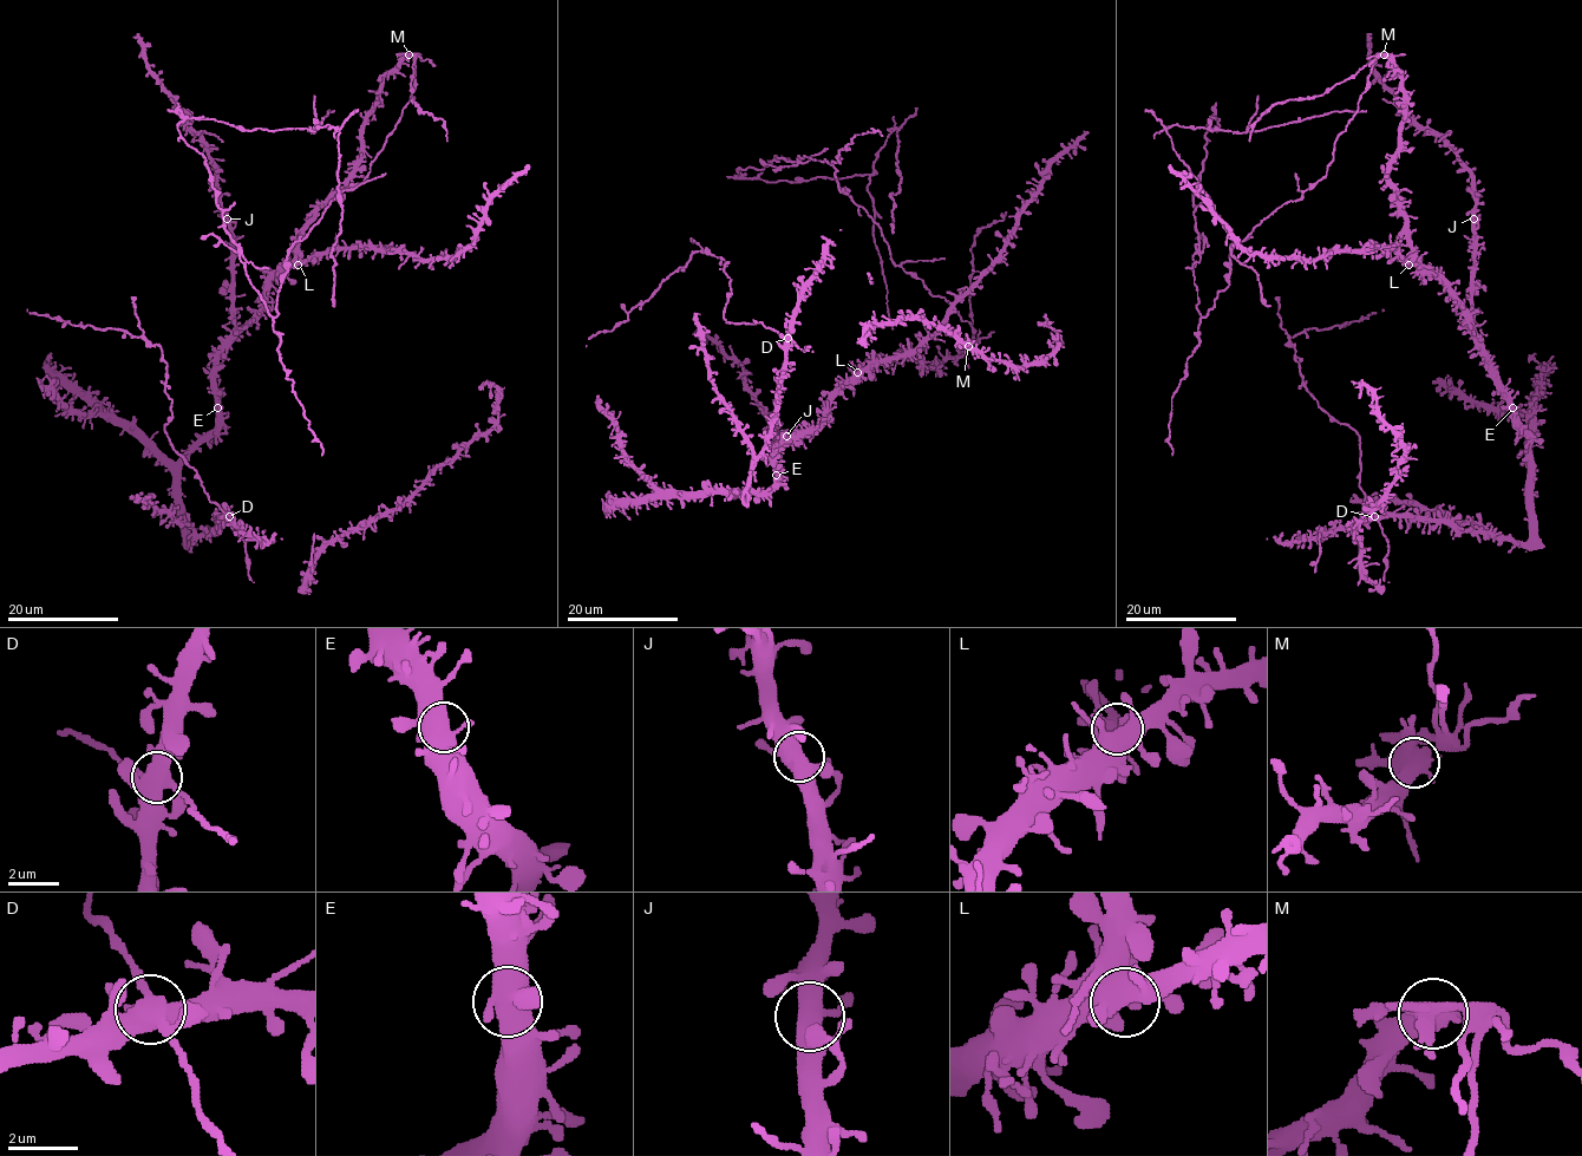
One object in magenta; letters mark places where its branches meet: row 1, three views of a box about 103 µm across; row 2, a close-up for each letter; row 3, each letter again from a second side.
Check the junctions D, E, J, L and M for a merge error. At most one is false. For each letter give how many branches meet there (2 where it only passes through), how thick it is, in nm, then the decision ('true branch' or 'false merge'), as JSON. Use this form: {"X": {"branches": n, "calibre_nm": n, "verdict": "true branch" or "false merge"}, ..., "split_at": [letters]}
{"D": {"branches": 6, "calibre_nm": 550, "verdict": "true branch"}, "E": {"branches": 5, "calibre_nm": 650, "verdict": "true branch"}, "J": {"branches": 5, "calibre_nm": 500, "verdict": "true branch"}, "L": {"branches": 5, "calibre_nm": 480, "verdict": "true branch"}, "M": {"branches": 5, "calibre_nm": 600, "verdict": "false merge"}, "split_at": ["M"]}

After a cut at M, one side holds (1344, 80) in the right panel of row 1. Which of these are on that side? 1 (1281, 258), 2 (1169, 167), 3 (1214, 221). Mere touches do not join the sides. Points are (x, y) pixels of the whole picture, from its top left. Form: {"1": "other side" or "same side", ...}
{"1": "other side", "2": "other side", "3": "other side"}

